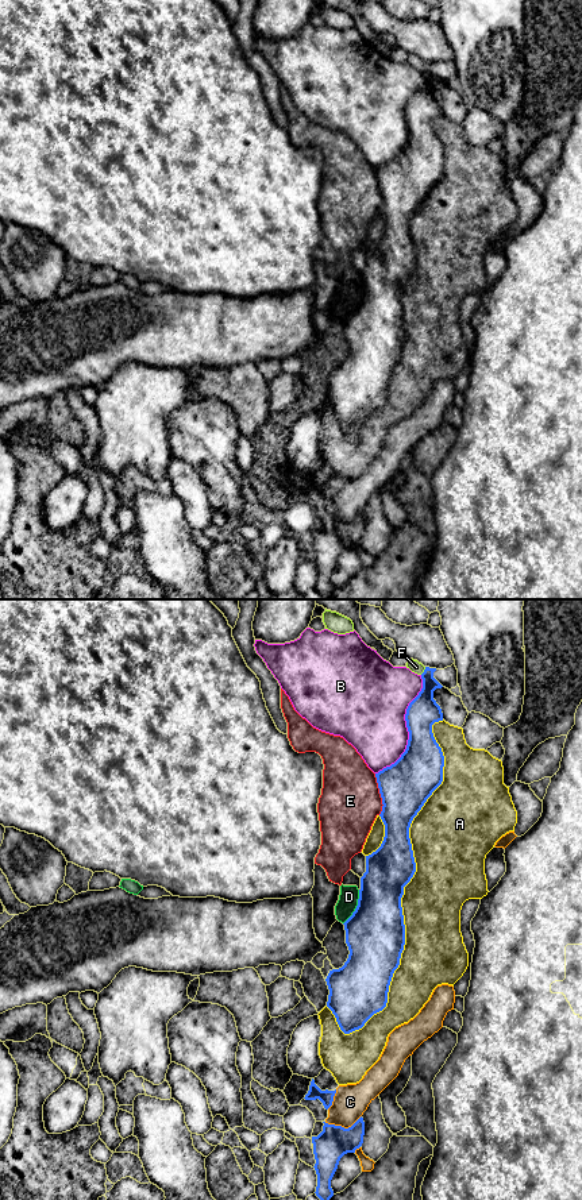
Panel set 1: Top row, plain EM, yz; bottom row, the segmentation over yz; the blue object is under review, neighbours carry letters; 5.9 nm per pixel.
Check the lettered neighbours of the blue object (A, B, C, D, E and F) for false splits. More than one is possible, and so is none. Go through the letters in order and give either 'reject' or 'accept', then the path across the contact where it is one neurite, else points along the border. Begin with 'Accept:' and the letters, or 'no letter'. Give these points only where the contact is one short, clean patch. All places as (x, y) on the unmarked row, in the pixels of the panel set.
Accept: no letter
A: reject
B: reject
C: reject
D: reject | along yz (359, 285), (357, 303), (343, 319)
E: reject
F: reject

